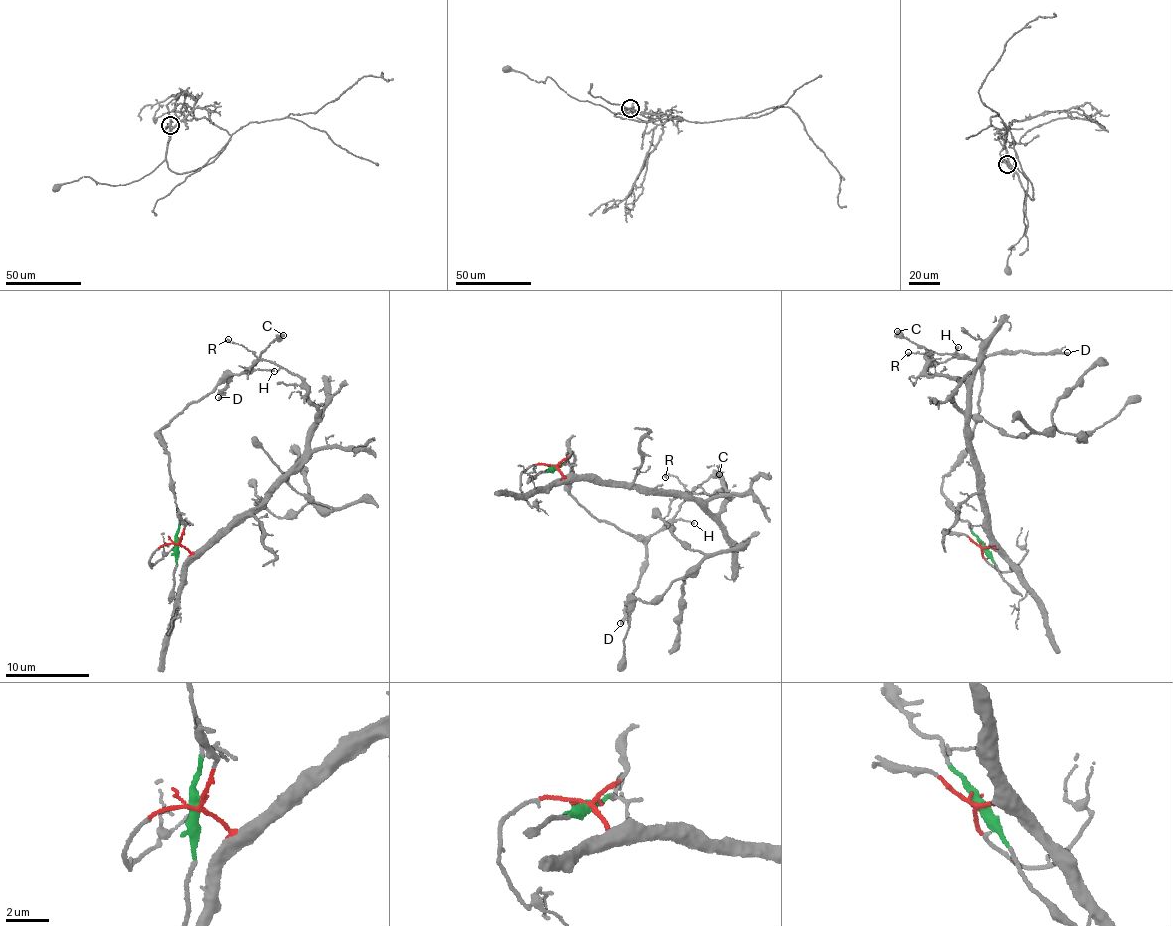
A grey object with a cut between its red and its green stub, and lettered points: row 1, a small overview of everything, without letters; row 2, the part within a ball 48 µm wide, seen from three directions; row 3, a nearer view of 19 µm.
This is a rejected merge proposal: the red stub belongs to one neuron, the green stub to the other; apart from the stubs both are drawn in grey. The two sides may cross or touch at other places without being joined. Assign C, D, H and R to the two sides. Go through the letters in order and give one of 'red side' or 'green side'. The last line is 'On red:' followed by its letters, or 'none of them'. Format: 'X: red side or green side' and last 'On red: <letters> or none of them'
C: green side
D: green side
H: green side
R: red side
On red: R

